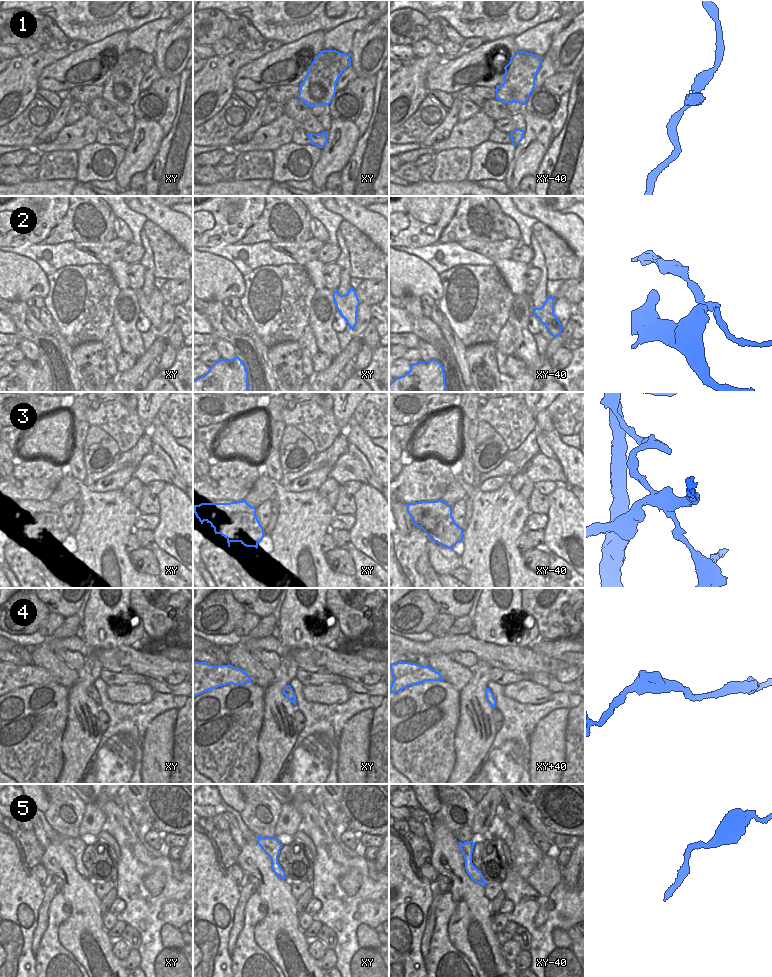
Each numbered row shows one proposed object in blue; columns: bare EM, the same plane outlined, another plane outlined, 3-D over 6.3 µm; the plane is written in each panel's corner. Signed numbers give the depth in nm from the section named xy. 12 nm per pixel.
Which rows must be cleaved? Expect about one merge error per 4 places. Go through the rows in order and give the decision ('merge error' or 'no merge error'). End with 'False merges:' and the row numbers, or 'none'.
1: no merge error
2: merge error
3: merge error
4: no merge error
5: no merge error
False merges: 2, 3

